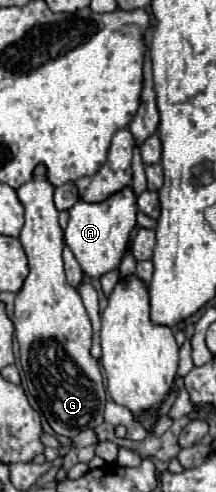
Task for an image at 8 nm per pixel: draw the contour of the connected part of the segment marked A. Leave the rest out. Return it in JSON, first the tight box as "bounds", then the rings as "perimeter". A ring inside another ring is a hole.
{"bounds":[65,188,137,278],"perimeter":[[[125,188],[105,202],[89,204],[79,200],[69,210],[69,224],[65,228],[65,244],[73,250],[81,270],[89,278],[101,278],[103,274],[115,270],[123,258],[125,244],[129,238],[129,232],[137,226],[135,222],[137,214],[137,198],[131,188]]]}

